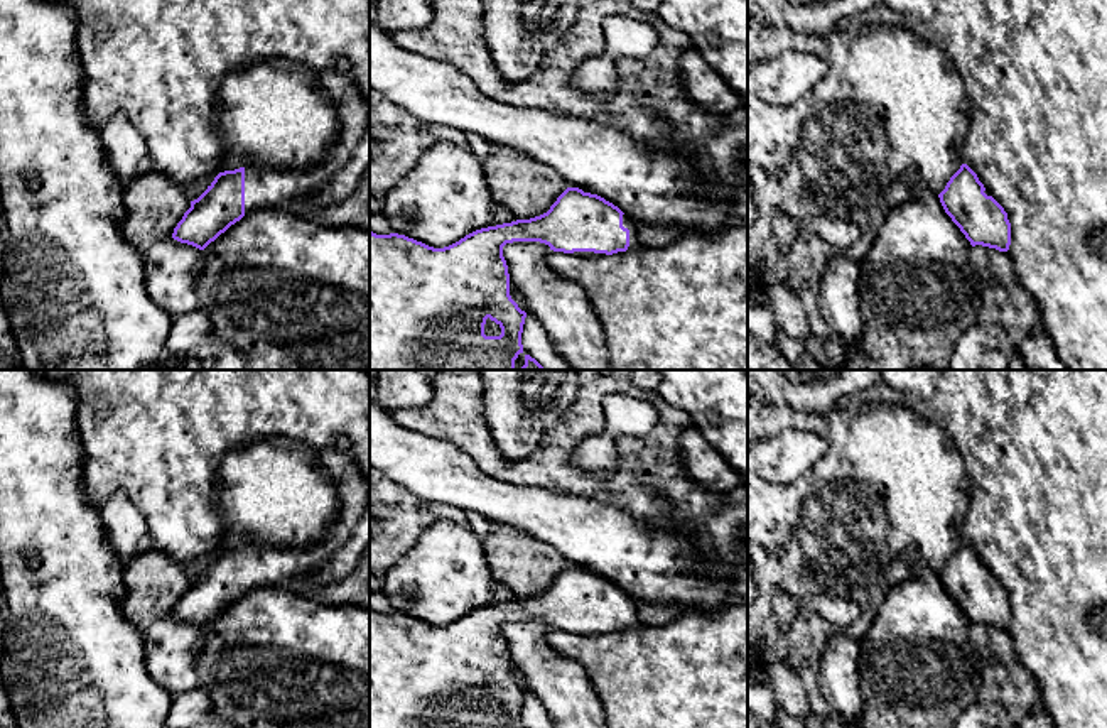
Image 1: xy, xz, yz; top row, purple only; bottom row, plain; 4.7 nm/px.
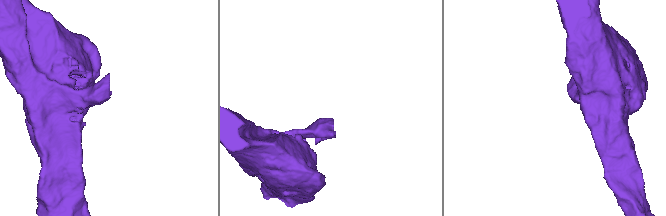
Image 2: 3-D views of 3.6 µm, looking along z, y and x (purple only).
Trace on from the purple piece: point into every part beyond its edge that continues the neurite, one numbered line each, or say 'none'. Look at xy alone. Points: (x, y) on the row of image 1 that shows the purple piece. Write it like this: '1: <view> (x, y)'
1: xy (265, 186)

